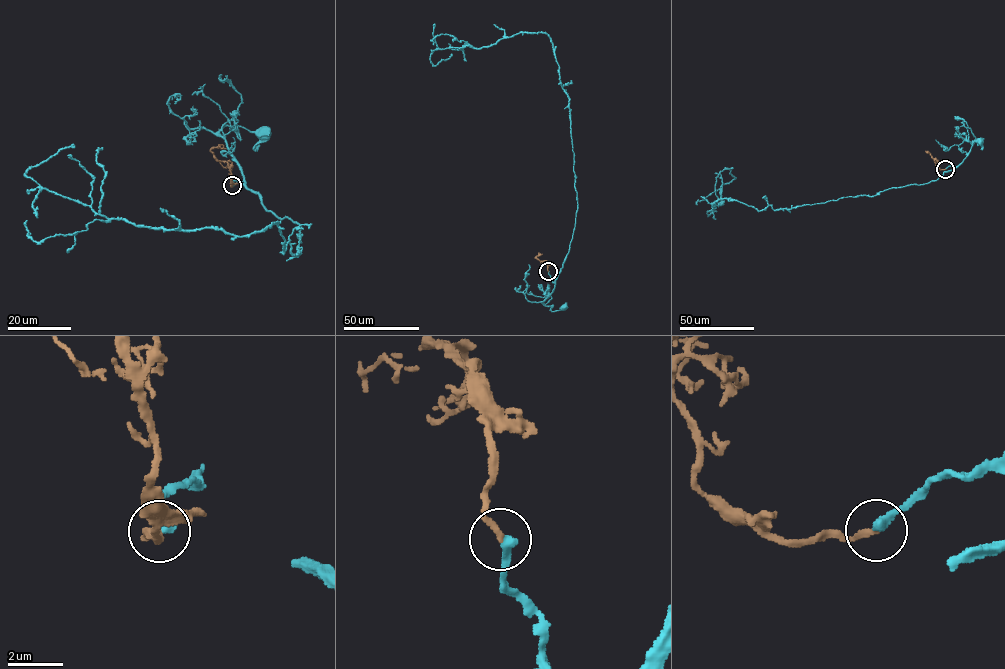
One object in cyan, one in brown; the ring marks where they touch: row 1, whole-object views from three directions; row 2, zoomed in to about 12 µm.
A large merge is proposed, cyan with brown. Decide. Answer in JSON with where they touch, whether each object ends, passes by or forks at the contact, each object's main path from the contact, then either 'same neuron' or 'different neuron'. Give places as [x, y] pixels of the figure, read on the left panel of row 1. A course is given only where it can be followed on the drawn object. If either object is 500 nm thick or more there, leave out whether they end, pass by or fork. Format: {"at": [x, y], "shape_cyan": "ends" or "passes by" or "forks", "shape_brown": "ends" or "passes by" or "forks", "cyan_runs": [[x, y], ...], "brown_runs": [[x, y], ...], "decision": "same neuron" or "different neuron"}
{"at": [232, 185], "shape_cyan": "ends", "shape_brown": "ends", "cyan_runs": [[232, 186], [236, 179], [243, 183], [243, 174], [219, 132], [224, 126], [235, 131], [238, 126], [261, 133]], "brown_runs": [[232, 186], [229, 164], [219, 161], [211, 150], [226, 149]], "decision": "same neuron"}

